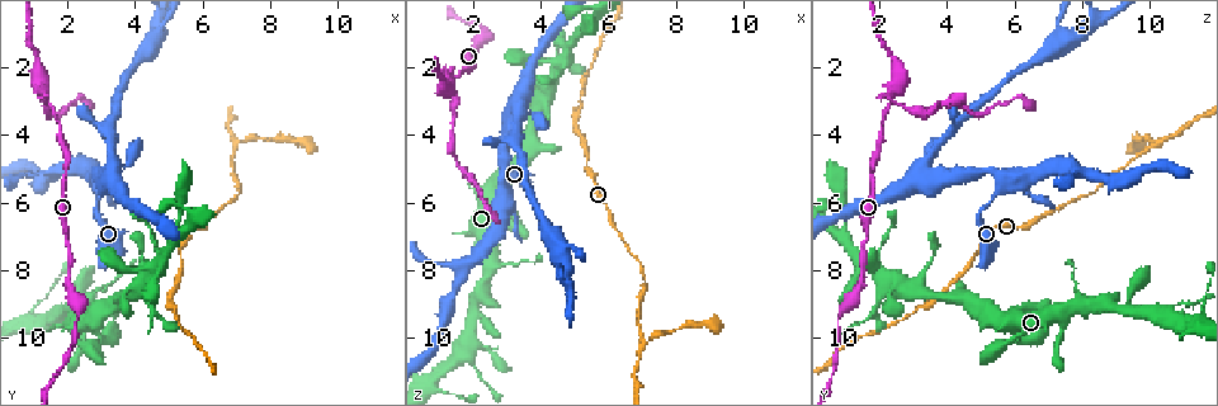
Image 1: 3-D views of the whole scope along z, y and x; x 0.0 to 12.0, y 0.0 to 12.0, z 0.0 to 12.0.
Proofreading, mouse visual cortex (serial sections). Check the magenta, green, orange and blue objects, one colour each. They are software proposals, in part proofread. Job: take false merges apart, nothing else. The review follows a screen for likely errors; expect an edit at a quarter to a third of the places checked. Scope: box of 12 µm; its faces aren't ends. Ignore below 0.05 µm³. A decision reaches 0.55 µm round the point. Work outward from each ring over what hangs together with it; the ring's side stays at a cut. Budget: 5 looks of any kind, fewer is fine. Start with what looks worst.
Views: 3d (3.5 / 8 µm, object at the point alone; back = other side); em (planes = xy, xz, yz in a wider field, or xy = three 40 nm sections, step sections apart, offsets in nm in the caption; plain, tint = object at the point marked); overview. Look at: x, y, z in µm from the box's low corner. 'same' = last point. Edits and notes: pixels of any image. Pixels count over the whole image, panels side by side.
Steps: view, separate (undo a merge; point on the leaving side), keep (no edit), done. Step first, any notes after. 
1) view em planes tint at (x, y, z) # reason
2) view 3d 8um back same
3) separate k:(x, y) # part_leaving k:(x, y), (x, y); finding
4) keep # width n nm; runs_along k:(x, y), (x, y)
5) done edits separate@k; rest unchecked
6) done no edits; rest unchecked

view 3d 3.5um at (1.4, 3.0, 2.3)

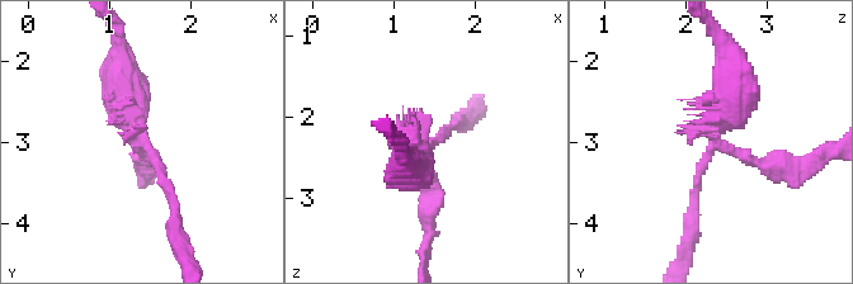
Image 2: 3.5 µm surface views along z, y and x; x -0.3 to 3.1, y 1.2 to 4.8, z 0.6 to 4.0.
view em xy step 2 tint at (1.45, 3.05, 2.35)

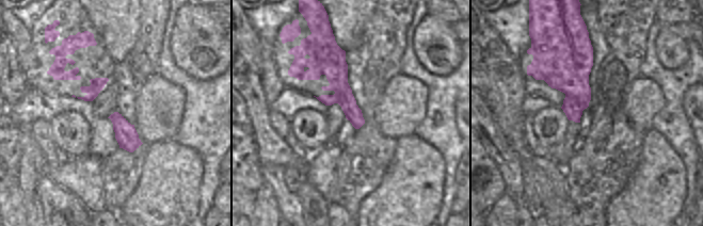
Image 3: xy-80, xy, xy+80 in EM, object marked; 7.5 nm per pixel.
keep # runs_along 2:(174, 219), (119, 71); one cell here

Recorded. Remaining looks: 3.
view em xy step 5 tint at (7.0, 4.2, 10.2) # a fork

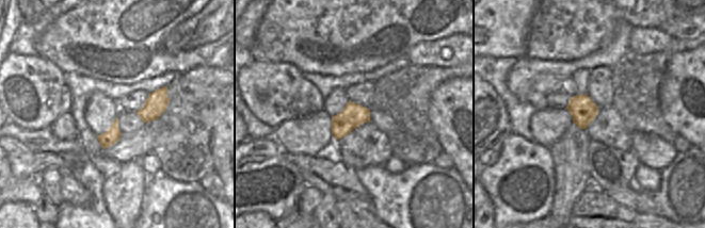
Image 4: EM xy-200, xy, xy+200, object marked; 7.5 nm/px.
view 3d 3.5um same # see where the arms go

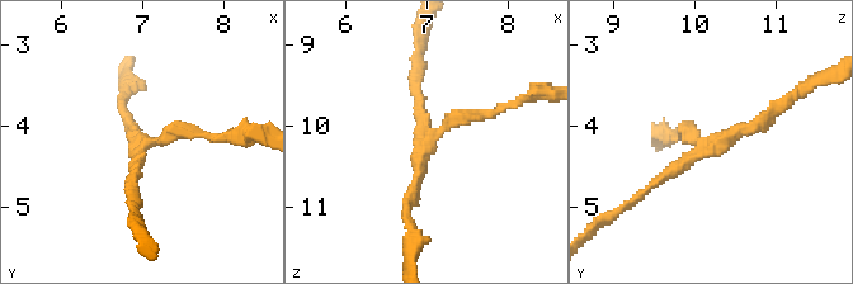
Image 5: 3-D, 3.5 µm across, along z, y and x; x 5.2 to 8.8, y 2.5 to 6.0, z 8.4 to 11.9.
keep # arms 3; runs_along 5:(132, 197), (149, 142), (215, 137); all the same cell

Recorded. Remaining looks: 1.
done no edits; rest unchecked

